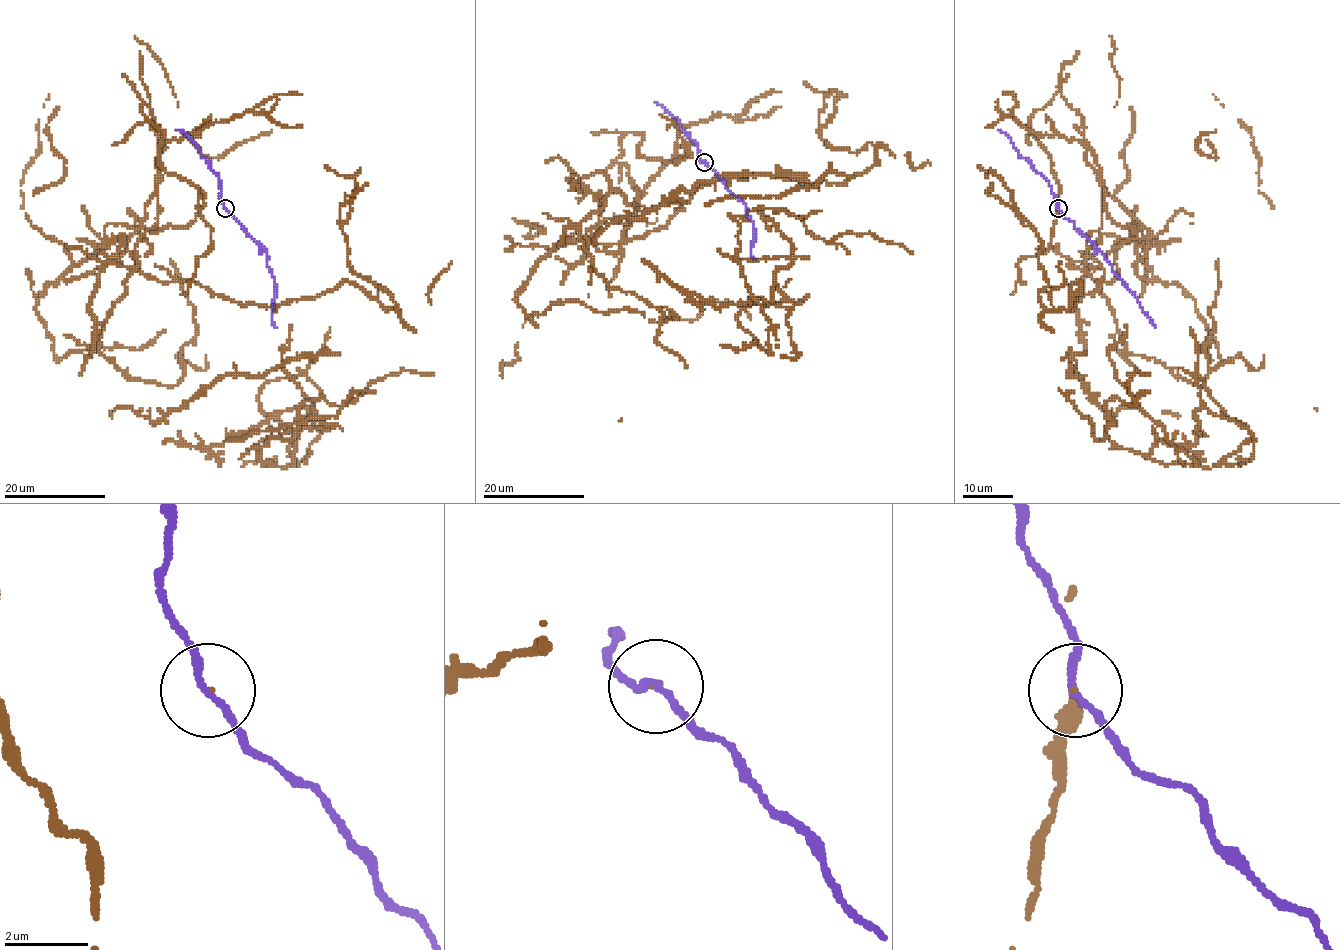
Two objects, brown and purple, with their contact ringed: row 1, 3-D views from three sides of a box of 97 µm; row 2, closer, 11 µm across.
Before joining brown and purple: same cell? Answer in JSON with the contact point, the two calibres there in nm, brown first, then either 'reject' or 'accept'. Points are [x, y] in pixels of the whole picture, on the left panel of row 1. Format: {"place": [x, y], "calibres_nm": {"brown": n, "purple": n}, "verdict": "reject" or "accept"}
{"place": [225, 208], "calibres_nm": {"brown": 40, "purple": 160}, "verdict": "reject"}

